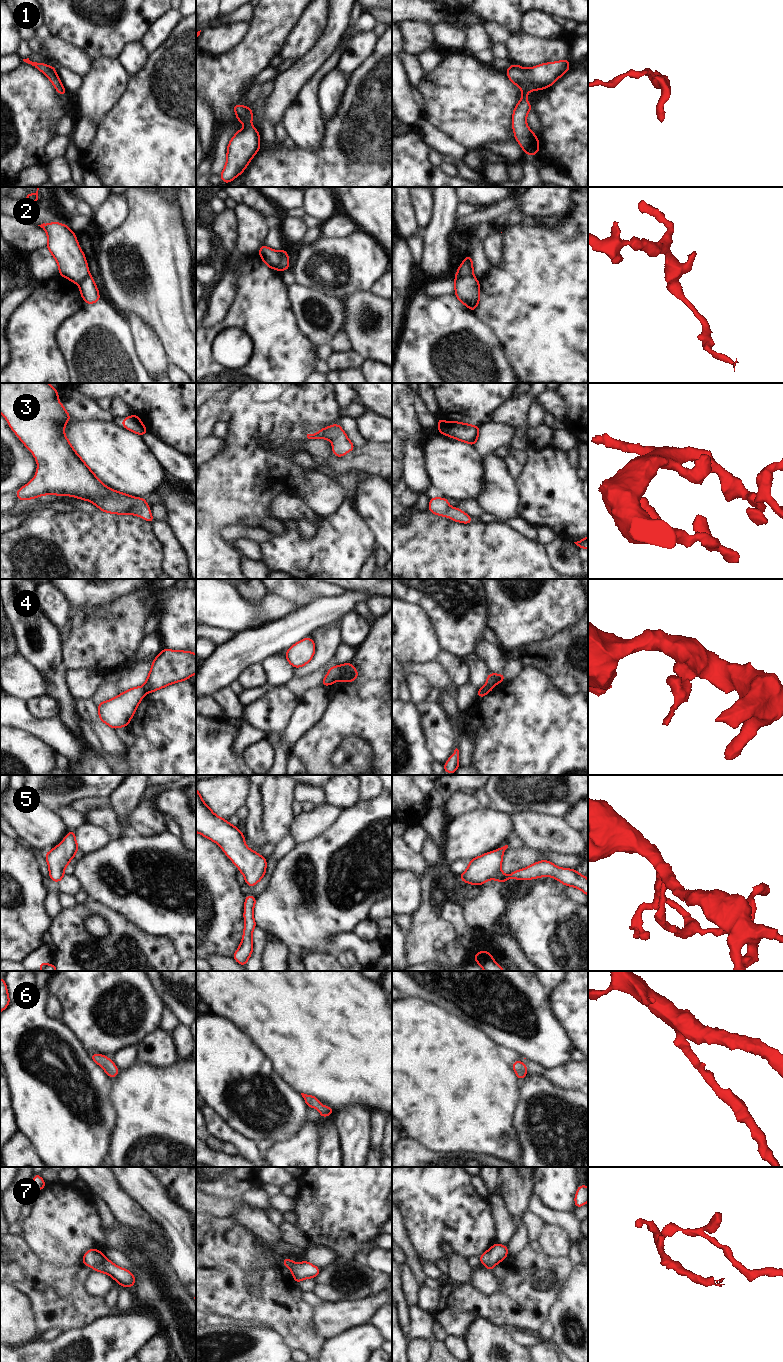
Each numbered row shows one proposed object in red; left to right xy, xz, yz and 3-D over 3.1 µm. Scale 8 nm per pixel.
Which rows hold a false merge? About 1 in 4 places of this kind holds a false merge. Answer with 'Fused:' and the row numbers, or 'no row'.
Fused: 2, 4, 7

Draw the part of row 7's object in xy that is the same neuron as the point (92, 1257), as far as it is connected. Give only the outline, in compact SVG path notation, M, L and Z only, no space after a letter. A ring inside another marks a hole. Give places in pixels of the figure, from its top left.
M88 1249L83 1256L82 1262L86 1266L93 1267L102 1263L104 1259L103 1253L98 1249Z

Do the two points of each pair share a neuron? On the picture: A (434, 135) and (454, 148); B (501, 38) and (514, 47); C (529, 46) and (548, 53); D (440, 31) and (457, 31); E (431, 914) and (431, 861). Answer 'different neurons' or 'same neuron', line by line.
A: same neuron
B: different neurons
C: same neuron
D: same neuron
E: same neuron

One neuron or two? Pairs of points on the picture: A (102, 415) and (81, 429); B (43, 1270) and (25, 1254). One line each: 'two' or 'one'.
A: two
B: one

